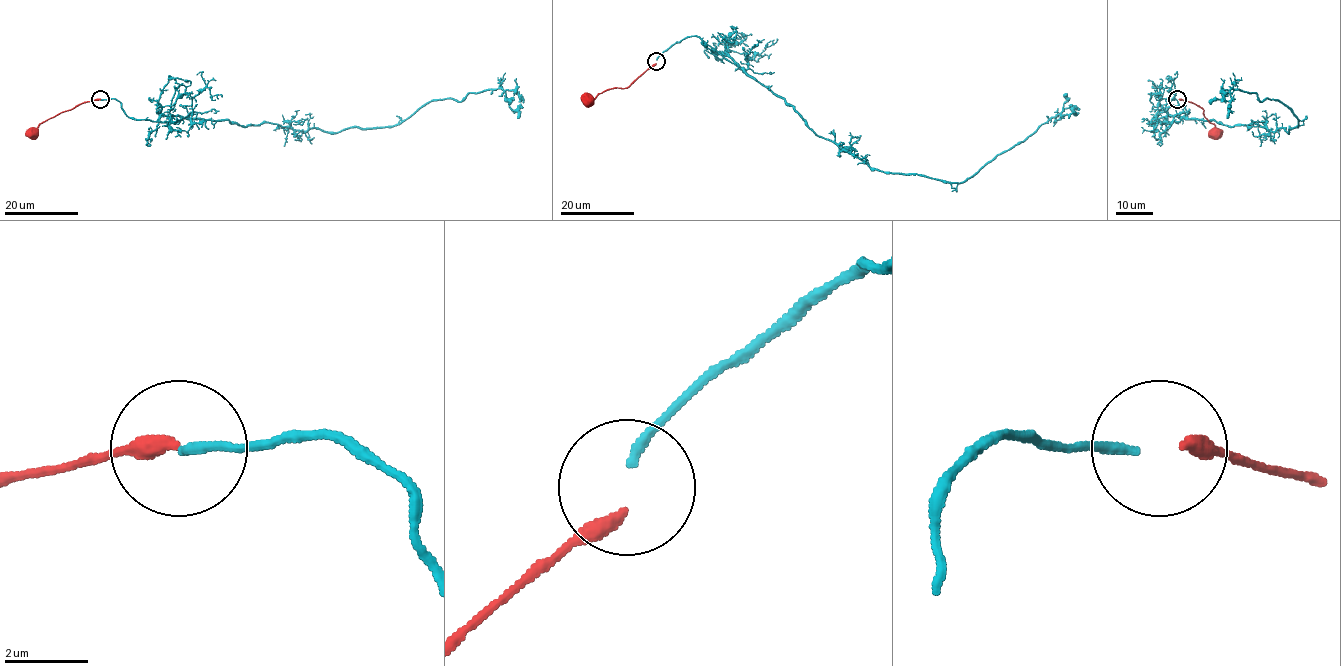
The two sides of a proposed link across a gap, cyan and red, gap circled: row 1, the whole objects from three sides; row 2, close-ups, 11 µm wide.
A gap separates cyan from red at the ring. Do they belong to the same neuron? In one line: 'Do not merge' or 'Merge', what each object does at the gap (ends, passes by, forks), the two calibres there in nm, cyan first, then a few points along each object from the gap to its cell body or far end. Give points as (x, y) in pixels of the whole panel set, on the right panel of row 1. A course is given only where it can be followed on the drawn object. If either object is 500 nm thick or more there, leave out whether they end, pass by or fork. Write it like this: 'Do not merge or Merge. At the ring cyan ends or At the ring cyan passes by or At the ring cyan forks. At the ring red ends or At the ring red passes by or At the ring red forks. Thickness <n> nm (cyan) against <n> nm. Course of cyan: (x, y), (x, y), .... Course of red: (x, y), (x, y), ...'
Merge. At the ring cyan ends. At the ring red ends. Thickness 240 nm (cyan) against 340 nm. Course of cyan: (1175, 99), (1152, 119), (1298, 124), (1254, 92), (1208, 102). Course of red: (1179, 99), (1191, 101), (1203, 110), (1203, 115), (1215, 127), (1212, 136)

